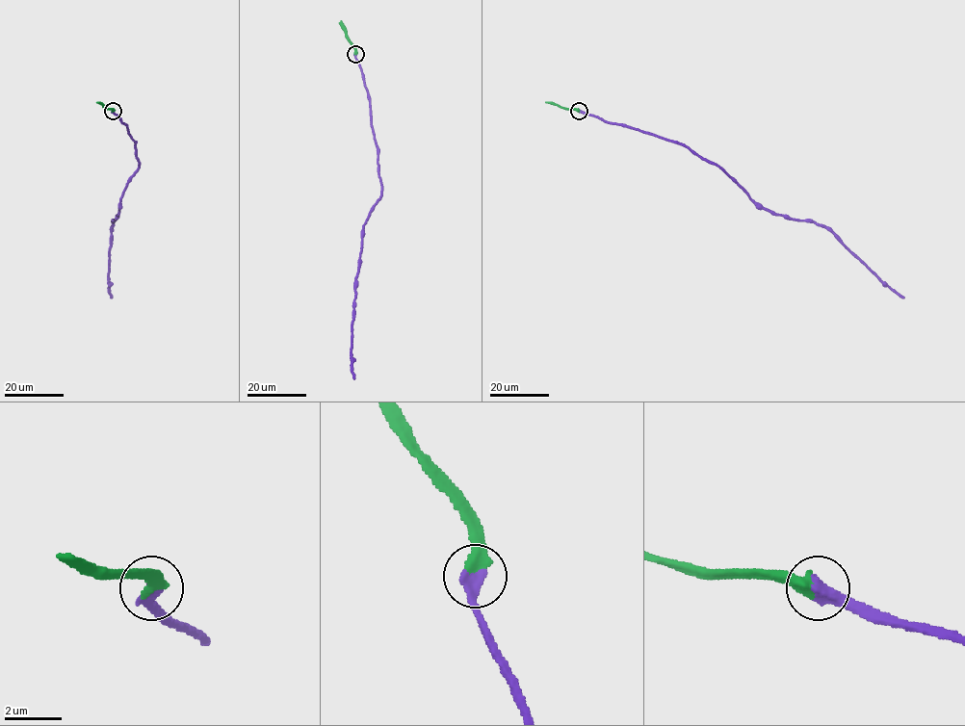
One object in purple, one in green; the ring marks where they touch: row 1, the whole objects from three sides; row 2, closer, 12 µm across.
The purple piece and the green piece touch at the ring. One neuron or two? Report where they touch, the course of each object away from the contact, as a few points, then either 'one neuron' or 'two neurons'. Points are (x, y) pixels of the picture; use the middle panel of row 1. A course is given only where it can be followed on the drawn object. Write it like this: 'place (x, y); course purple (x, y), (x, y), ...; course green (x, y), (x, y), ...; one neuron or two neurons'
place (355, 54); course purple (355, 54), (370, 101), (381, 192), (380, 198), (363, 226), (352, 328), (352, 372), (354, 379); course green (355, 54), (341, 21); one neuron

